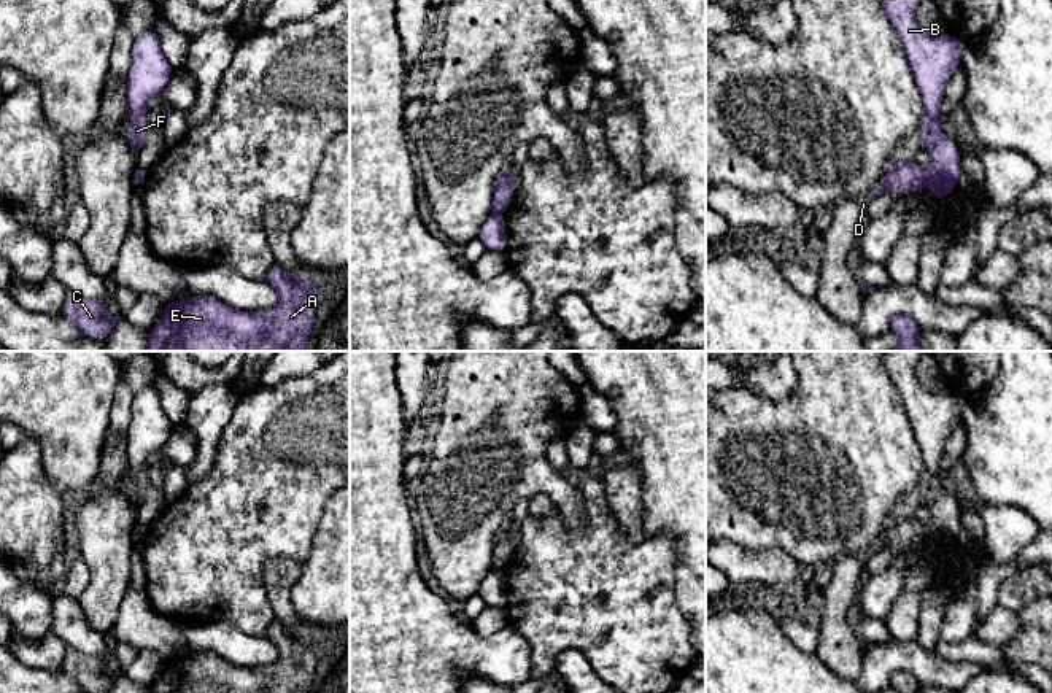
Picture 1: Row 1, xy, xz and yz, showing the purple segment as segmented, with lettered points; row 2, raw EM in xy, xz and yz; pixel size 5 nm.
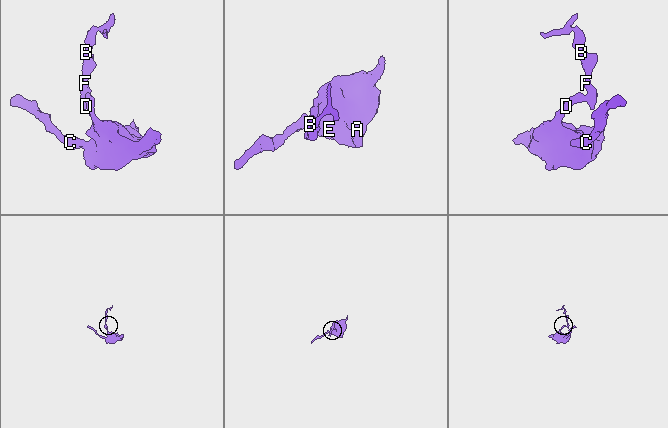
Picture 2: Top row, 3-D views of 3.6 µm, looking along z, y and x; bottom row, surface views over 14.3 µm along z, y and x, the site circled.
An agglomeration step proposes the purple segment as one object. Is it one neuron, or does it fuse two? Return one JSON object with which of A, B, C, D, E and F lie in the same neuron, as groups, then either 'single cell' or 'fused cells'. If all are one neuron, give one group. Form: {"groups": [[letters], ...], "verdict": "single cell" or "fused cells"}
{"groups": [["A", "C", "D", "E"], ["B", "F"]], "verdict": "fused cells"}

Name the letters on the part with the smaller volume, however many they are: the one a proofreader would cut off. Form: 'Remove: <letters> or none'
Remove: B, F

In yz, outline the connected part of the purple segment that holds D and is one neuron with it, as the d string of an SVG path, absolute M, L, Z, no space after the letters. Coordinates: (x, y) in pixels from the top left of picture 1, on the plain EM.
M904 513L899 520L896 520L885 529L880 540L871 548L866 556L860 556L858 561L861 567L866 567L868 559L874 552L882 552L885 548L907 550L915 545L923 545L925 542L925 525L917 521L909 513Z

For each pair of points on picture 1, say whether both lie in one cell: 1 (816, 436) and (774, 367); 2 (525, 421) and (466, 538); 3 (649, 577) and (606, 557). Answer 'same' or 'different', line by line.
1: different
2: same
3: same

